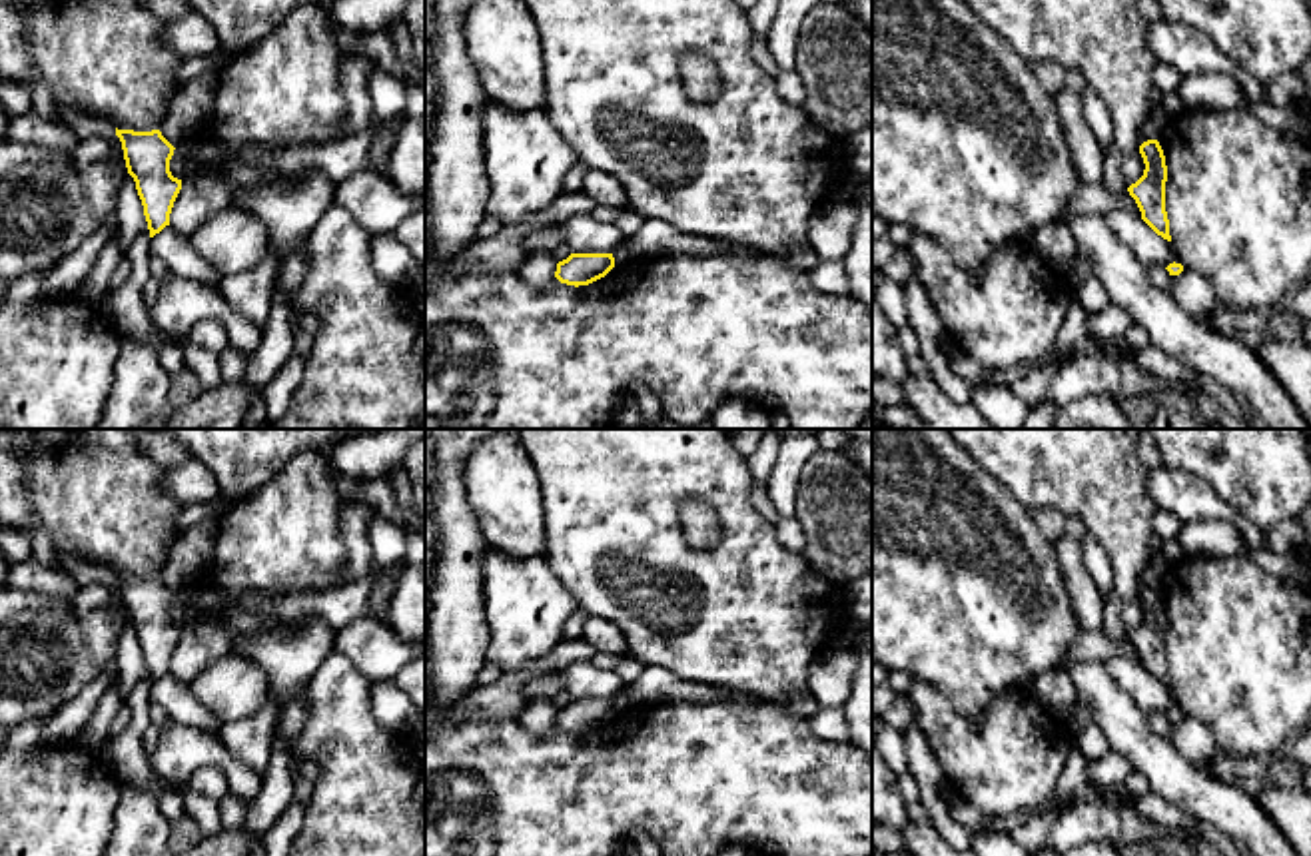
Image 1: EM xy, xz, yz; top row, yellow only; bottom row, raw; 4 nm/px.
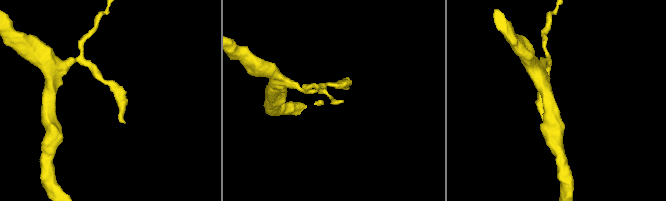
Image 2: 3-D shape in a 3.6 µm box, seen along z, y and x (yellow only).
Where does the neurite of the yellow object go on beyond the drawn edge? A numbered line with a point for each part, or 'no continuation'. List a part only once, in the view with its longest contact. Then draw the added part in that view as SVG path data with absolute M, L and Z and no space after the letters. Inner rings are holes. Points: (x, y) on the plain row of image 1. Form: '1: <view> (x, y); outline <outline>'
no continuation

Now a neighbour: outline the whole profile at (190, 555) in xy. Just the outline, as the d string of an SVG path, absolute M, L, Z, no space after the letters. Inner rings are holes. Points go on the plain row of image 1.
M218 519L196 523L176 539L168 563L160 573L162 583L176 595L196 585L208 569L218 539Z

